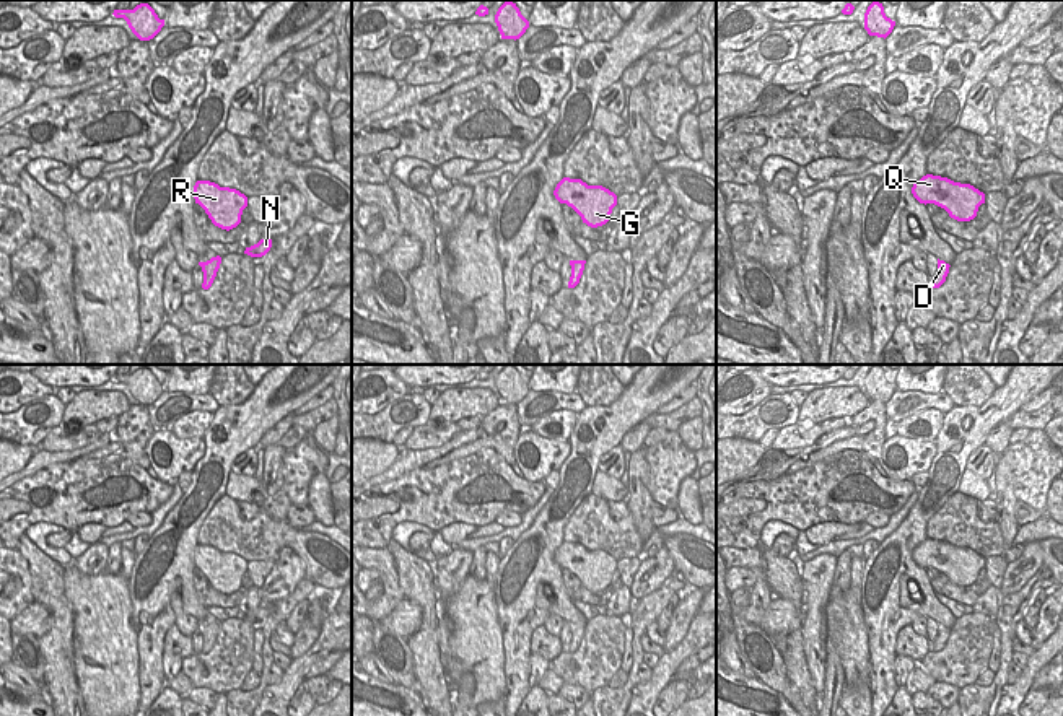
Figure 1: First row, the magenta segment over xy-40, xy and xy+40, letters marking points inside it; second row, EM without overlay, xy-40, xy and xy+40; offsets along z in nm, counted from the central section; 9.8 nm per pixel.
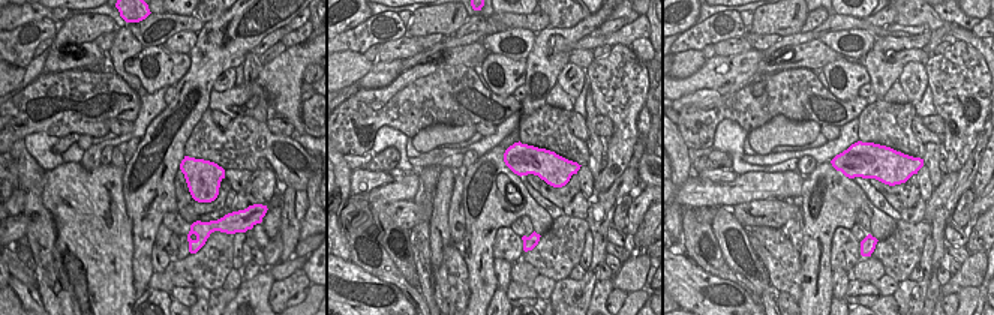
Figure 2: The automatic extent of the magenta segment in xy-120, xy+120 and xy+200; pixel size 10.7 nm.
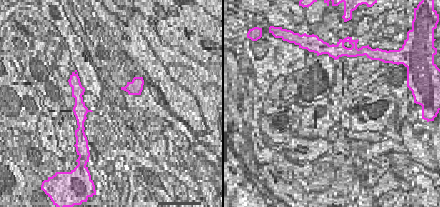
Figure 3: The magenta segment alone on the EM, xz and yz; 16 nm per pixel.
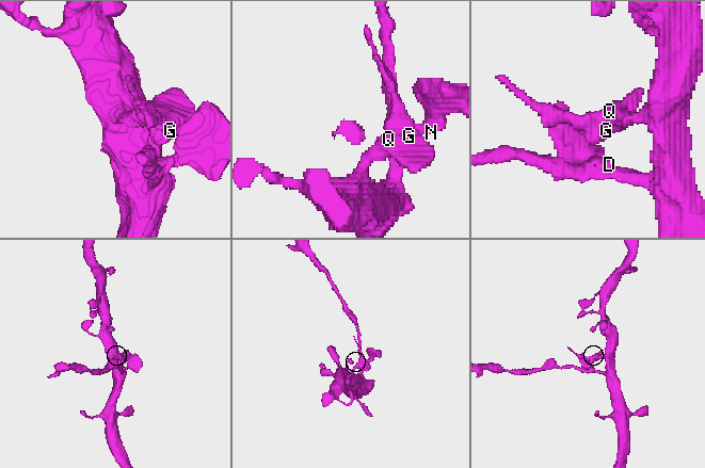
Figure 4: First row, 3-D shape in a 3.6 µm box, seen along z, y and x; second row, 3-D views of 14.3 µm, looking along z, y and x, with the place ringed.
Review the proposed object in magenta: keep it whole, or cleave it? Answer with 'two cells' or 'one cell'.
two cells

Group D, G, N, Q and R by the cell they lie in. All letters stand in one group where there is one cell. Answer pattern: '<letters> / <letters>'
D N / G Q R

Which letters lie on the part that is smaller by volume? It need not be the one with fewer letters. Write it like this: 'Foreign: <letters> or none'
Foreign: D, N

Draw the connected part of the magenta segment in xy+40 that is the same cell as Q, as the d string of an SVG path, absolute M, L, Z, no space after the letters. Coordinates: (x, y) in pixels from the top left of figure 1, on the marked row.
M933 174L915 182L912 194L920 203L934 203L944 208L957 221L973 220L978 207L985 203L985 194L973 186Z

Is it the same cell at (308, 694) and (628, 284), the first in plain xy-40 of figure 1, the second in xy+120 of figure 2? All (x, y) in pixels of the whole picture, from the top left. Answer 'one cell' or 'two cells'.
two cells

